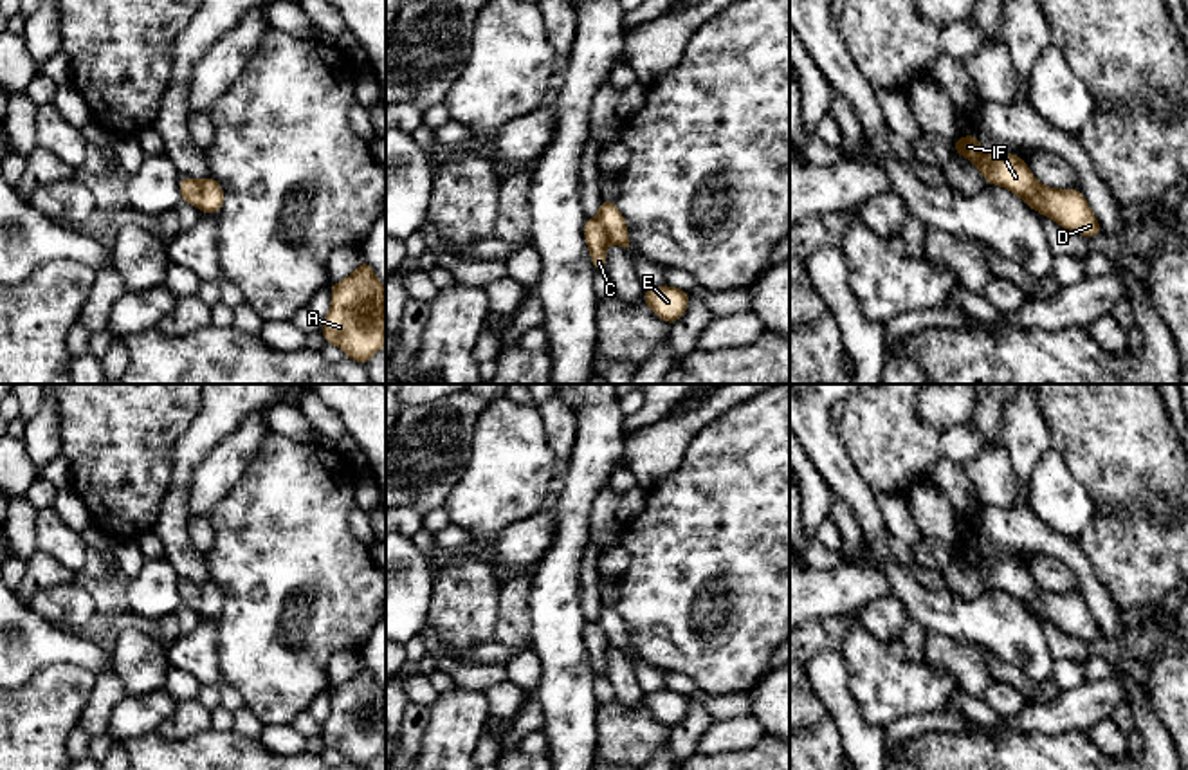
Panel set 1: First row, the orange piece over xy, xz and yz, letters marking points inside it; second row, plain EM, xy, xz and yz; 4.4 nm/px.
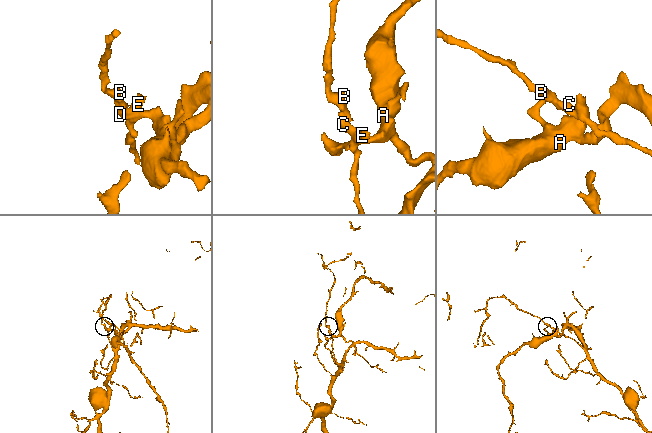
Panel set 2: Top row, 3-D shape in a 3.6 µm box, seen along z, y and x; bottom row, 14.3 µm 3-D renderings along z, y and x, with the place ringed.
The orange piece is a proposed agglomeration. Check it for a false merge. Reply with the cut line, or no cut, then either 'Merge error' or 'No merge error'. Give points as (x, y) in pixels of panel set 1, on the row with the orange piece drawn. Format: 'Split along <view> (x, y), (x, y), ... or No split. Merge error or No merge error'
Split along yz (1041, 184), (1037, 210). Merge error

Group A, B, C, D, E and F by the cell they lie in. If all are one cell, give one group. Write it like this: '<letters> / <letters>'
A C D E / B F

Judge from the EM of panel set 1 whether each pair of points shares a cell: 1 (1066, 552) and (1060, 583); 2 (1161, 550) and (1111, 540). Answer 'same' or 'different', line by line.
1: different
2: same

